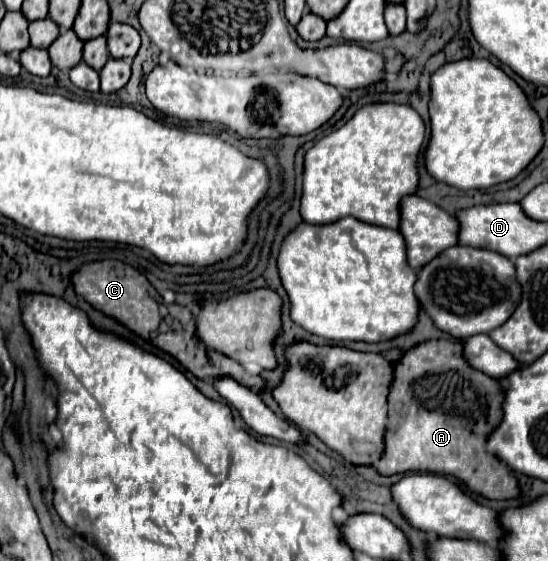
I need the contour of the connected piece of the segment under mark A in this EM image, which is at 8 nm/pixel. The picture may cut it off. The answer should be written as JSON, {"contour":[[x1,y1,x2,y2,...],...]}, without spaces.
{"contour":[[449,339,423,341,417,347,409,349,393,365,393,381,389,385,387,395,389,417,387,417,385,447,381,459,373,463,373,469,379,475,393,475,393,473,449,475,463,481,469,491,479,493,487,499,513,499,519,495,517,479,507,469,507,465,503,465,495,455,487,453,483,443,485,437,501,419,499,411,503,397,499,383,489,375,485,375,485,387,483,387,483,373,463,361,459,345,461,341,449,341]]}

